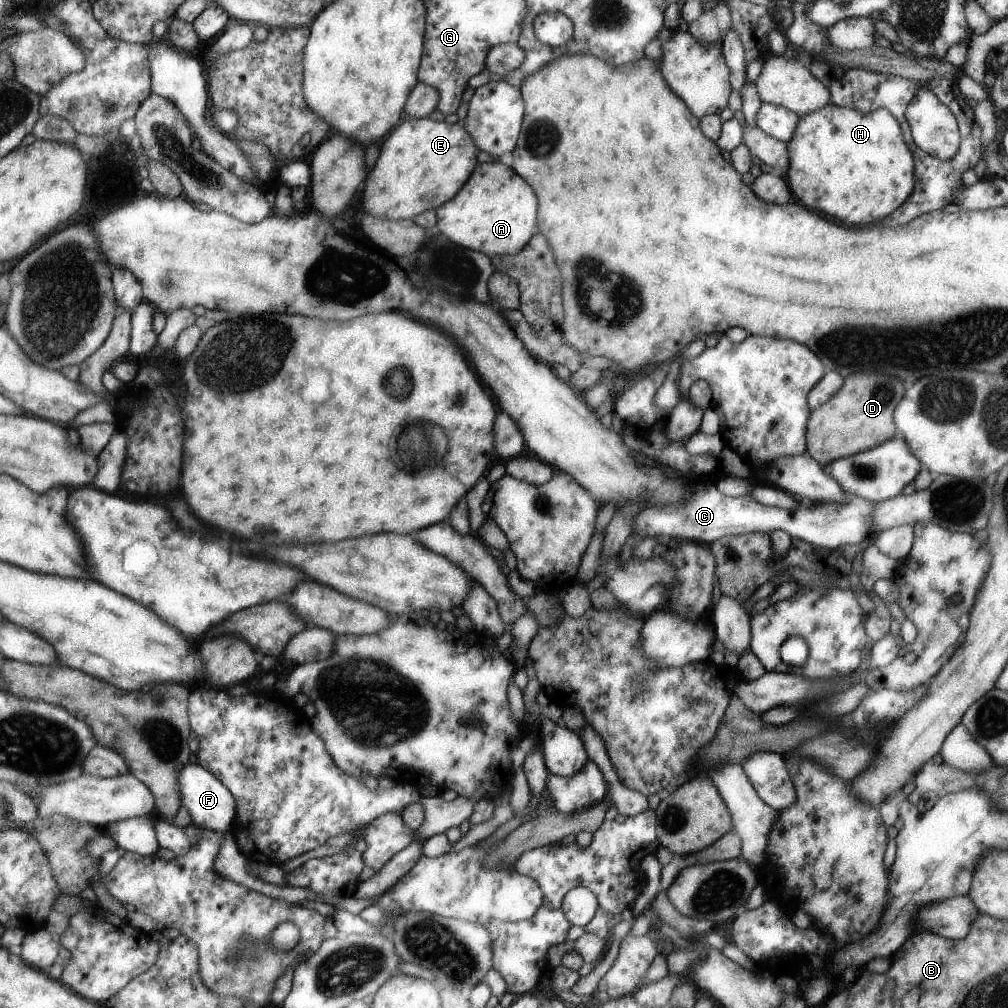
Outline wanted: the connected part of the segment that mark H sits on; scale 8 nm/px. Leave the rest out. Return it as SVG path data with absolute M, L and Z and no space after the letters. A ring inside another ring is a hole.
M831 102L799 117L794 138L787 142L790 168L785 179L794 199L806 208L842 220L848 226L874 224L894 212L915 188L915 155L903 136L899 120L888 109L861 113Z

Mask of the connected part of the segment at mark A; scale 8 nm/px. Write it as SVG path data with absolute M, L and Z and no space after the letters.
M500 160L479 163L462 190L438 207L436 233L444 233L462 248L494 255L513 255L523 250L537 232L538 198L527 180Z

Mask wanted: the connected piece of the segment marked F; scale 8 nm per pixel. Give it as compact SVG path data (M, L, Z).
M188 763L179 773L179 791L184 806L190 813L192 823L202 829L210 829L223 833L236 832L237 804L235 797L227 785L214 776L207 768L199 763Z

